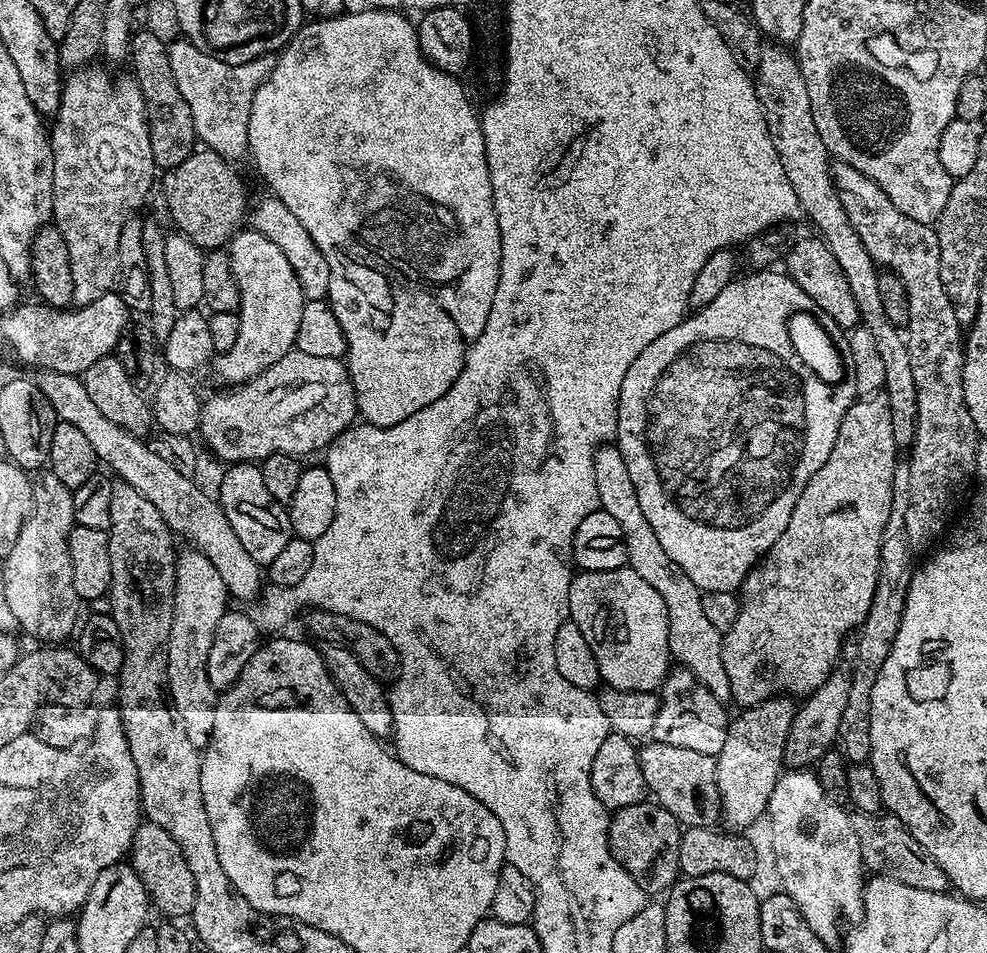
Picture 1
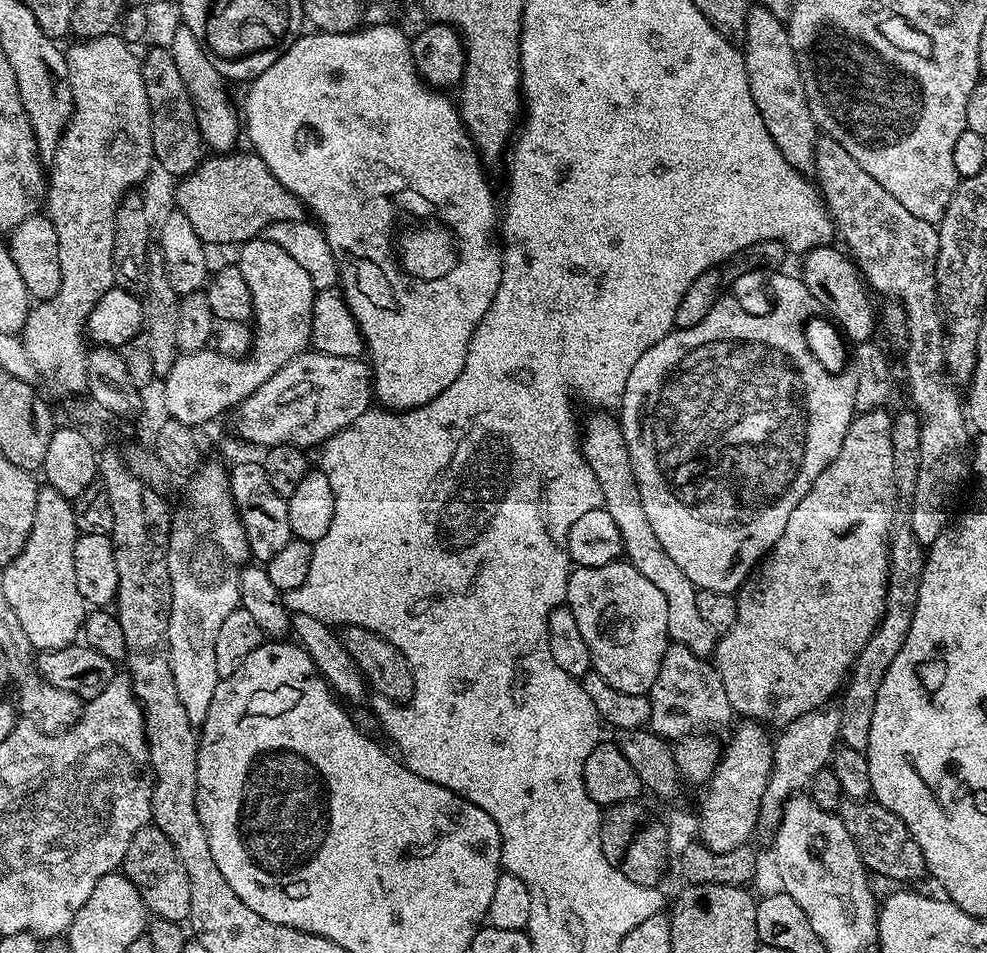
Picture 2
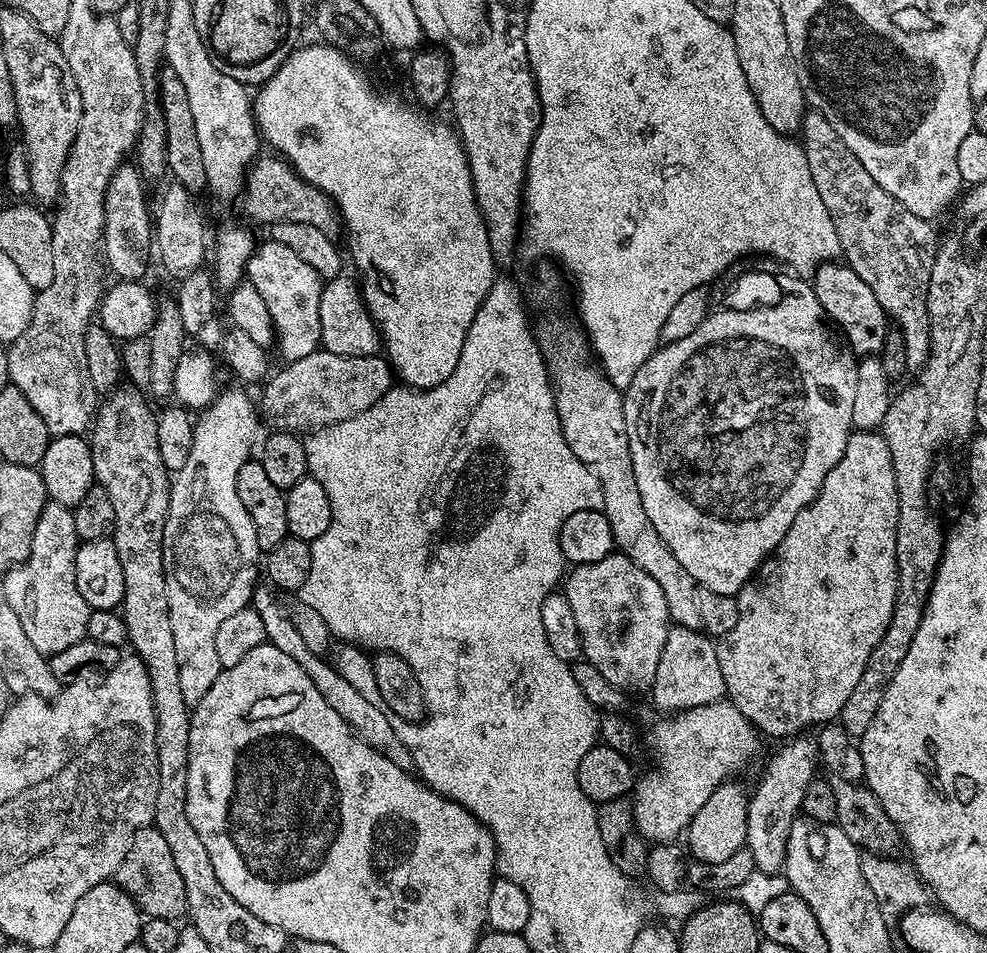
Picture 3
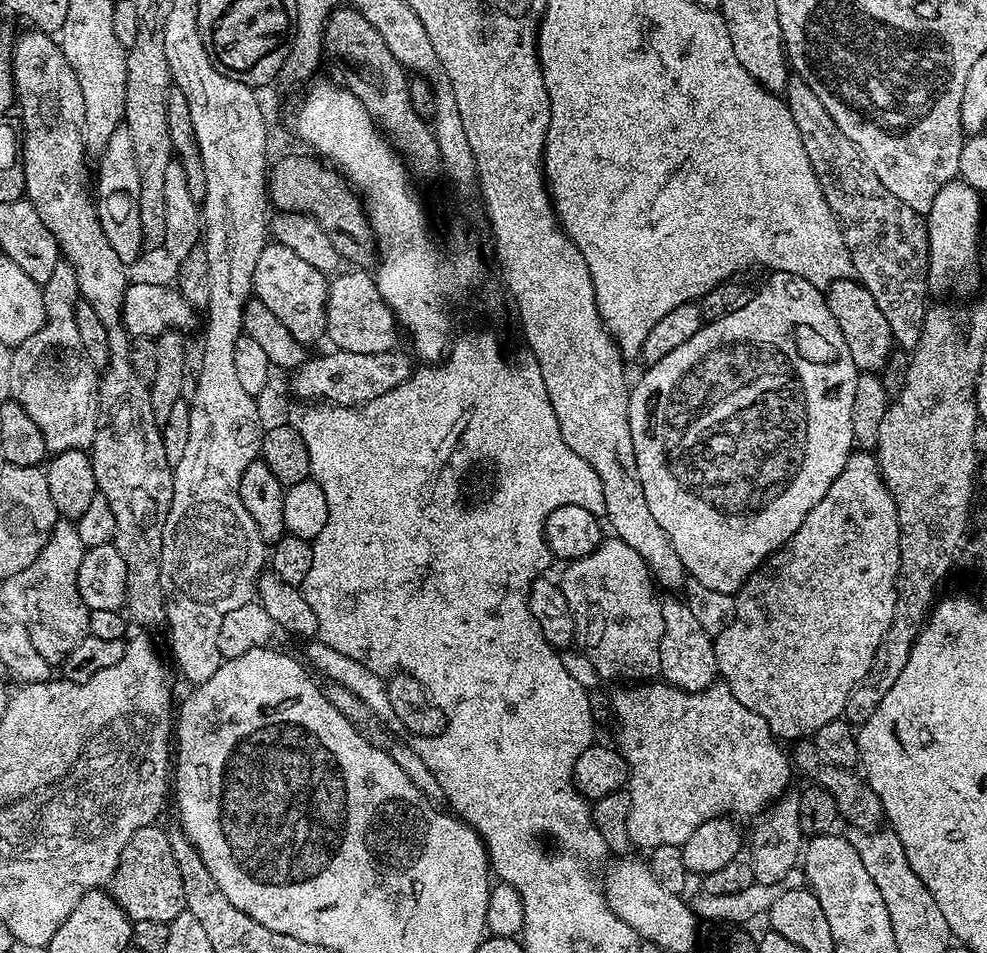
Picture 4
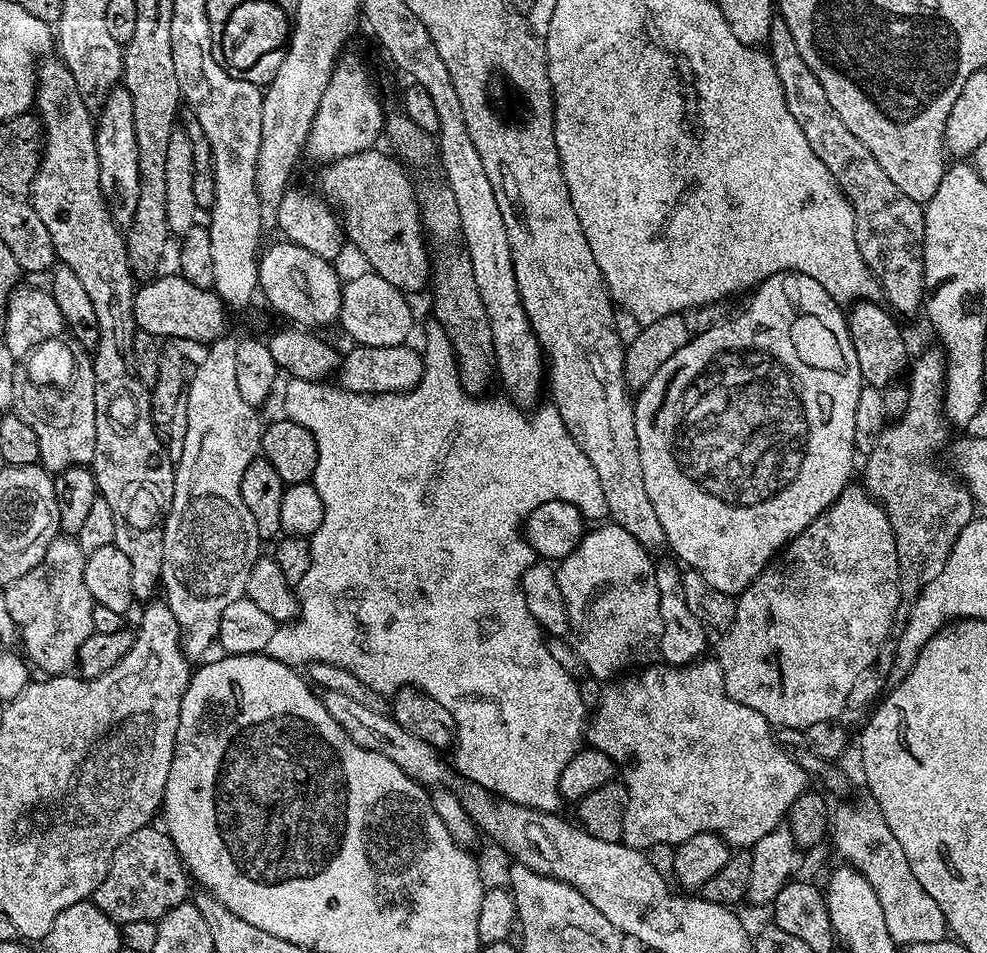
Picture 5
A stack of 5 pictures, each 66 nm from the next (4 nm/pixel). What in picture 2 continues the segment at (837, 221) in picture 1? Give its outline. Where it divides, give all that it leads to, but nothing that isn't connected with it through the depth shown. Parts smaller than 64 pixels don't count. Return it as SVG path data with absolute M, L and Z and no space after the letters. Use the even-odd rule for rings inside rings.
M749 7L742 37L742 55L750 94L758 106L762 122L766 122L770 138L774 138L774 146L782 150L782 156L790 162L790 166L794 166L794 170L811 173L816 167L814 154L818 129L810 114L802 74L790 46L785 21L766 7Z

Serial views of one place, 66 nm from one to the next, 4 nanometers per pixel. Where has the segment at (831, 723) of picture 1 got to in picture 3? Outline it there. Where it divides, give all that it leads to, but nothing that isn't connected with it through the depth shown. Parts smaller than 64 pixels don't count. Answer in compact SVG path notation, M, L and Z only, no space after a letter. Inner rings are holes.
M801 734L783 741L784 744L772 756L772 761L764 768L764 777L760 785L748 797L748 843L746 847L754 854L756 871L779 873L784 867L786 846L790 830L796 824L802 812L802 798L806 786L817 779L820 746L817 737L812 734Z

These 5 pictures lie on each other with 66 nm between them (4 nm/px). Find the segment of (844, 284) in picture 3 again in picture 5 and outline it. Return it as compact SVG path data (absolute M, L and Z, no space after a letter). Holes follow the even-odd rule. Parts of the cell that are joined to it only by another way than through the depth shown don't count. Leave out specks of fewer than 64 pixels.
M872 300L855 301L847 309L846 319L863 383L869 388L883 390L888 385L897 383L905 375L910 364L910 355L908 356L908 344L896 325L897 317L887 307L876 303Z

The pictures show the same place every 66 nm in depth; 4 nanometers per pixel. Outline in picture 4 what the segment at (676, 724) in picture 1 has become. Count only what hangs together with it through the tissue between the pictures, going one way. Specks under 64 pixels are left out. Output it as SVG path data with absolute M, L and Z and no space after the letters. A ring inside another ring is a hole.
M668 594L660 601L662 610L662 646L660 647L660 676L663 683L684 692L701 692L710 687L717 679L716 655L714 654L714 637L706 634L688 609L683 599L675 600L675 595Z

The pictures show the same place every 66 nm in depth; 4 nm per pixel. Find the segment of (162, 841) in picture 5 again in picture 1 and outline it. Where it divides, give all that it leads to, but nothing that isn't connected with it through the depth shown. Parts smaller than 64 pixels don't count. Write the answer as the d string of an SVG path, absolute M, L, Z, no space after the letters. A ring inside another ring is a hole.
M141 823L137 828L130 849L130 863L138 878L142 878L142 886L146 886L148 898L153 909L165 912L165 917L191 917L196 901L194 890L194 874L190 874L190 866L186 866L186 858L182 855L182 846L162 830L162 826Z

